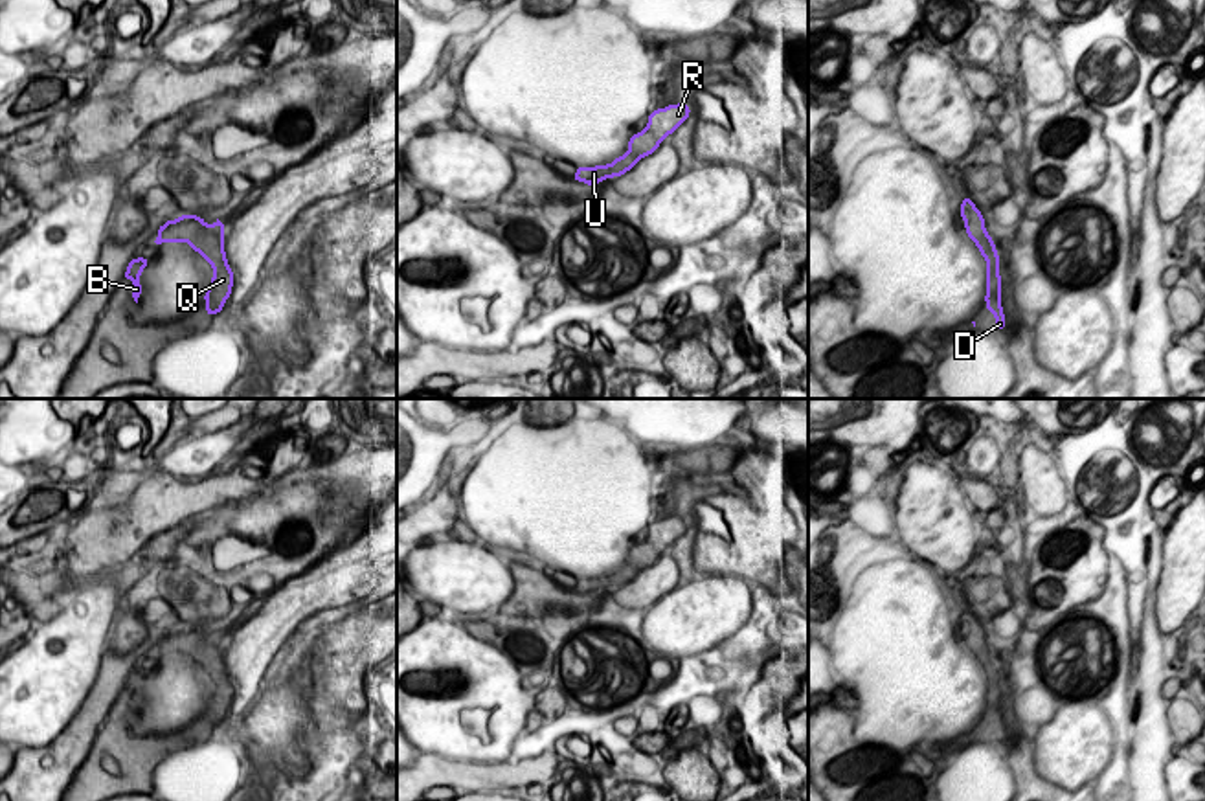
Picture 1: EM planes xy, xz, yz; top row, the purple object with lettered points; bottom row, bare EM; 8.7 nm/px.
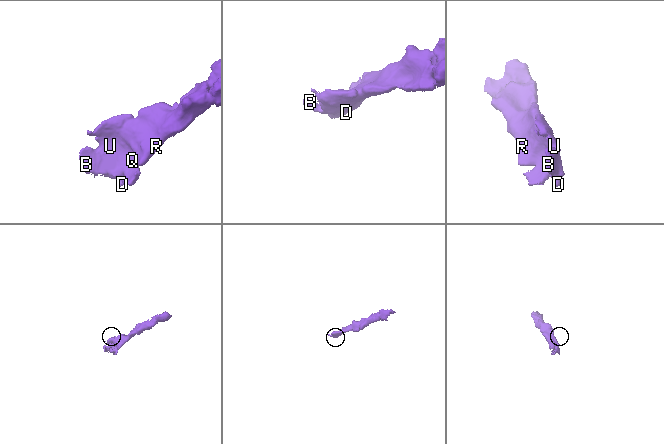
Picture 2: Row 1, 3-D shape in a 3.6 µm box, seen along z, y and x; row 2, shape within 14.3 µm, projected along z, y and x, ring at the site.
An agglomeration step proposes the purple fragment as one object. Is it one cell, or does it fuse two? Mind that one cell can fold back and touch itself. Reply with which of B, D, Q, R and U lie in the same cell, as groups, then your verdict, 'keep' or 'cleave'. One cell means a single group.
B D Q R U; keep

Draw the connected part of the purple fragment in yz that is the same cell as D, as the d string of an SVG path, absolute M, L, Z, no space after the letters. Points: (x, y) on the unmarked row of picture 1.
M966 610L961 615L961 628L964 632L964 639L968 650L975 654L979 665L986 672L986 720L996 728L996 740L1005 740L1005 726L1001 718L1001 687L999 687L999 667L992 649L985 639L983 625L975 619L974 612Z

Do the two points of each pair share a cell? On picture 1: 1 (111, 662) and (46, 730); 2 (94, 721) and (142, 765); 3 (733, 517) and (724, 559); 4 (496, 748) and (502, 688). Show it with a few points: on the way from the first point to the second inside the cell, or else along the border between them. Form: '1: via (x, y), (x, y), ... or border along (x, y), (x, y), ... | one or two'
1: border along (101, 658), (98, 676), (74, 713) | two
2: border along (114, 708), (103, 721) | two
3: via (737, 528), (737, 544), (733, 548) | one
4: via (469, 744), (454, 730), (454, 711), (474, 691) | one

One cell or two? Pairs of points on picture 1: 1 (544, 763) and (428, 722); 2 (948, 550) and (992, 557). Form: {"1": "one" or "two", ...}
{"1": "two", "2": "two"}

